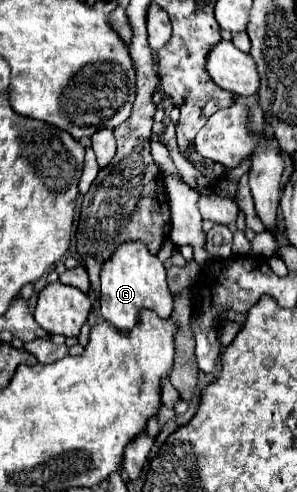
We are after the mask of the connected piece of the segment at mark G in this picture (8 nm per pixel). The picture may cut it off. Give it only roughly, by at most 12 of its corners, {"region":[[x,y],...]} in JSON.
{"region":[[122,244],[100,272],[106,322],[128,332],[142,308],[170,318],[164,264]]}

